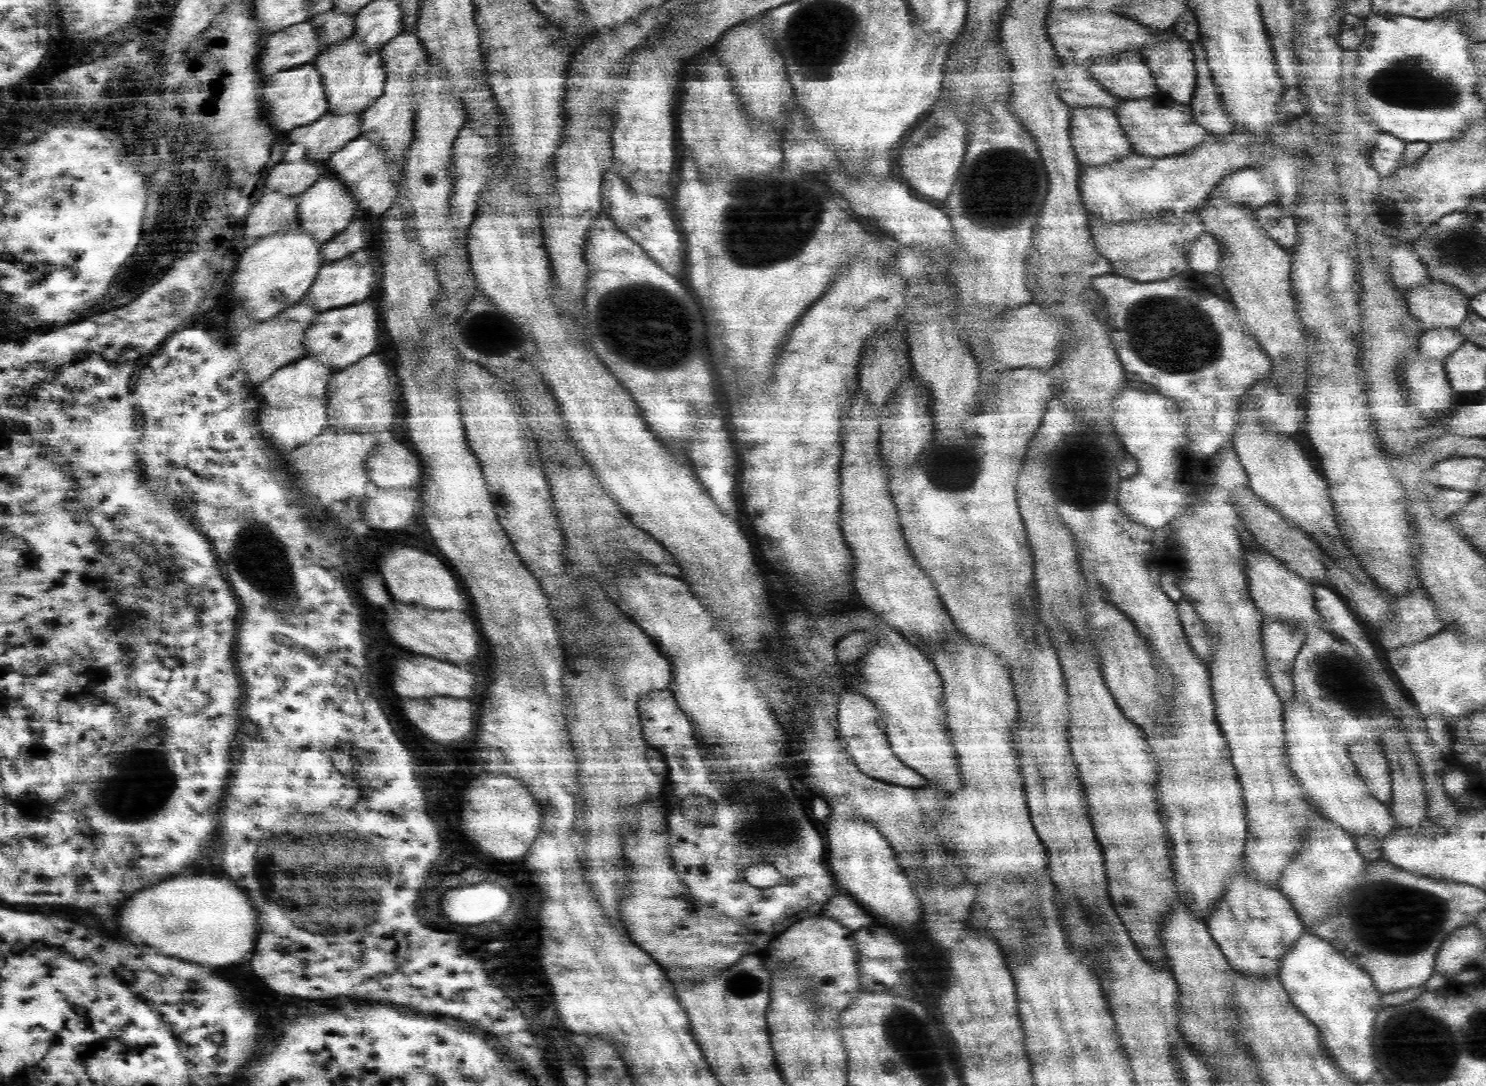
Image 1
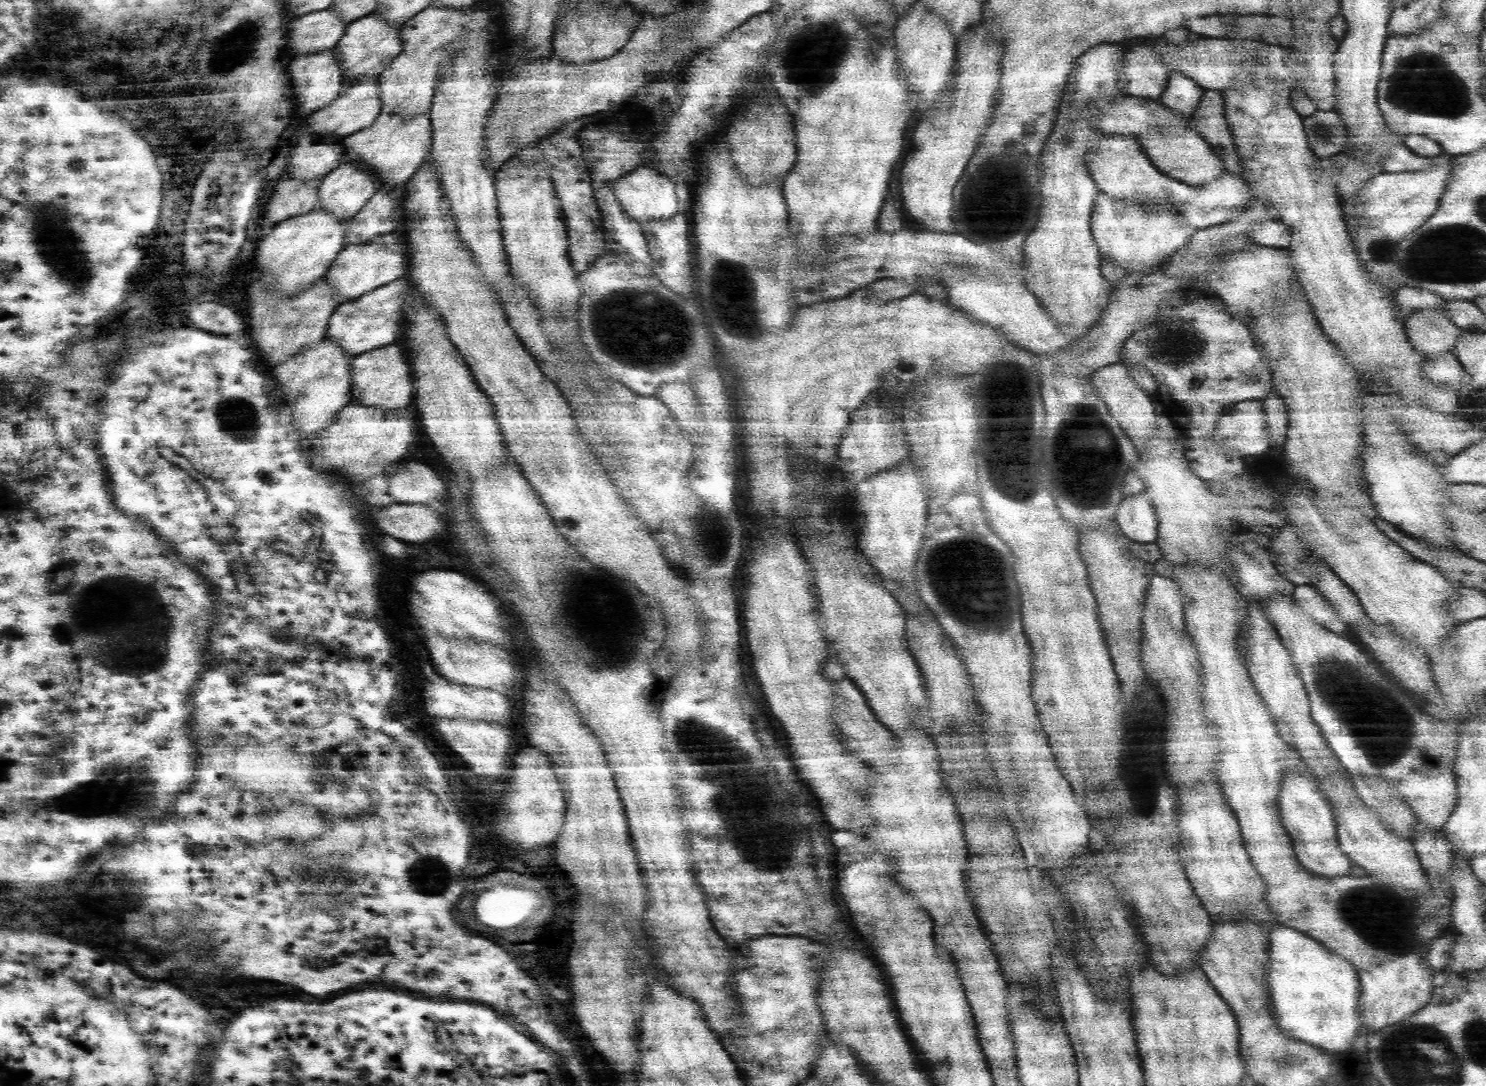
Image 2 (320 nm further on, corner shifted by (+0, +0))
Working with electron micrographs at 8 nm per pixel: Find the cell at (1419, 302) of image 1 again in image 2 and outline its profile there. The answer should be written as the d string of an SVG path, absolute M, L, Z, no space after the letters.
M1440 307L1436 309L1421 309L1406 319L1404 325L1408 341L1415 351L1422 356L1452 352L1458 338L1464 331L1463 328L1456 326L1456 324L1448 319L1445 316L1445 311Z

